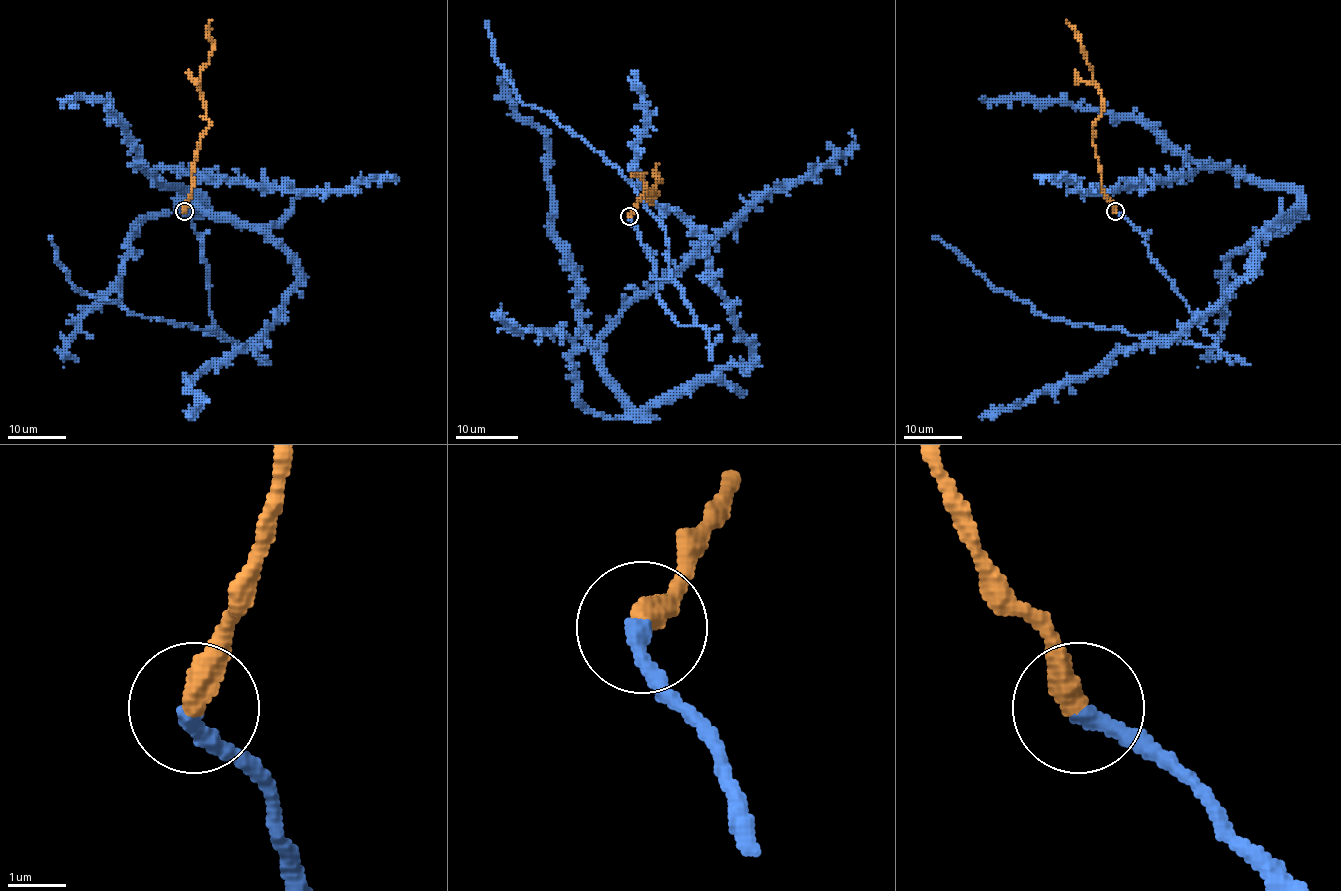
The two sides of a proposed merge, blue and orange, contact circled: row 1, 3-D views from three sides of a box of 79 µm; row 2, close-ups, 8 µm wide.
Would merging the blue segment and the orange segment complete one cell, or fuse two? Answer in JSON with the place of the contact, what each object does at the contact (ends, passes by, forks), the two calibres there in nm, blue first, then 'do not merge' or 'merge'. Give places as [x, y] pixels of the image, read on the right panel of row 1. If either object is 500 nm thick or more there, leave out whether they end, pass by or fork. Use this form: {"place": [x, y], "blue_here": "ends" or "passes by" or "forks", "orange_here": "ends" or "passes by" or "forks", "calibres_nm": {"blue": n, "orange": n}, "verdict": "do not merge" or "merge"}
{"place": [1115, 211], "blue_here": "ends", "orange_here": "ends", "calibres_nm": {"blue": 280, "orange": 440}, "verdict": "merge"}

